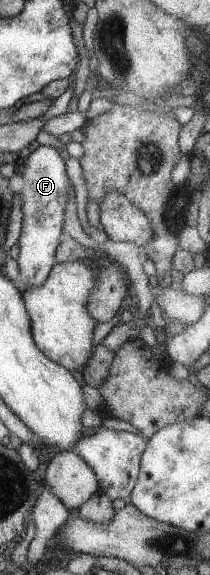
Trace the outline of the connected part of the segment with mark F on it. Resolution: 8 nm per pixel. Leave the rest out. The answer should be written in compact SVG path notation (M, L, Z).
M34 145L31 147L30 153L28 154L27 158L22 160L22 174L20 174L22 177L22 189L19 193L20 199L21 199L21 228L19 231L19 236L17 237L16 244L18 246L18 257L17 257L17 267L18 267L18 275L16 277L16 280L19 283L19 290L27 290L28 288L35 288L39 285L42 285L44 283L44 280L47 278L48 272L50 269L53 268L53 265L55 264L54 261L54 254L56 251L56 248L58 247L58 244L60 243L60 240L65 236L60 229L62 229L62 215L64 215L64 205L66 203L66 187L67 183L69 182L68 178L66 177L66 173L64 172L64 159L60 157L60 155L57 152L56 148L52 148L48 145Z

